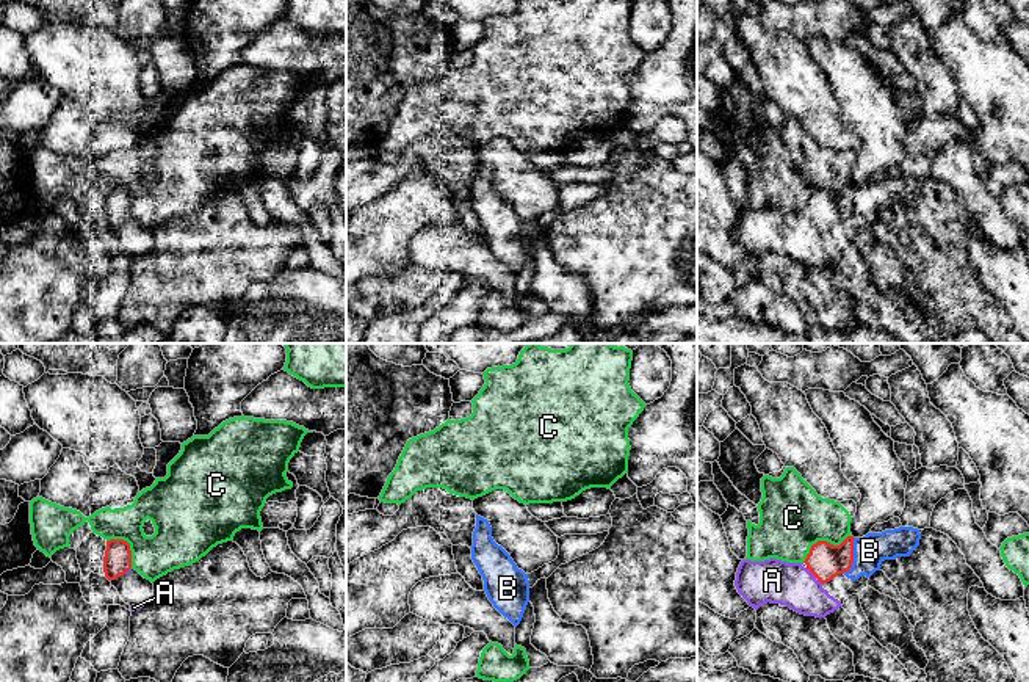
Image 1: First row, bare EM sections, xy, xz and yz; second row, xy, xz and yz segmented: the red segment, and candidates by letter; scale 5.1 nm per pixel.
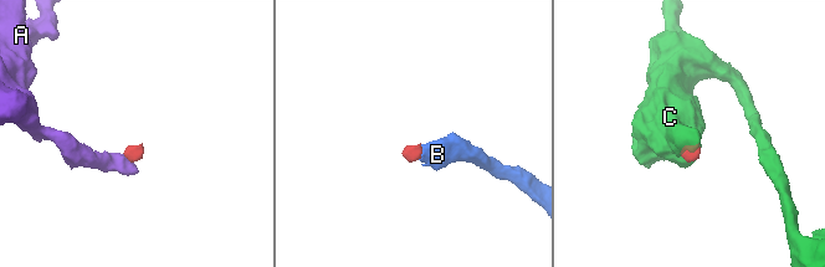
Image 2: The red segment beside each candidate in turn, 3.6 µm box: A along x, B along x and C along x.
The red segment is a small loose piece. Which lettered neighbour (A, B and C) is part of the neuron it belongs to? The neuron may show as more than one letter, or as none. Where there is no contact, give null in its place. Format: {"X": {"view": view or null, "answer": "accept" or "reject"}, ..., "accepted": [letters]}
{"A": {"view": "yz", "answer": "accept"}, "B": {"view": "yz", "answer": "accept"}, "C": {"view": "yz", "answer": "reject"}, "accepted": ["A", "B"]}

